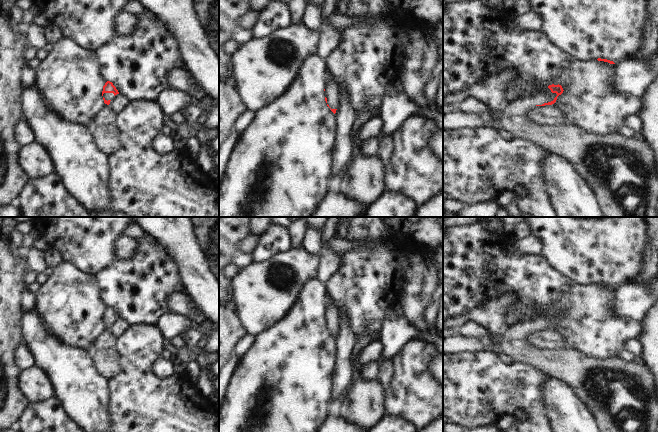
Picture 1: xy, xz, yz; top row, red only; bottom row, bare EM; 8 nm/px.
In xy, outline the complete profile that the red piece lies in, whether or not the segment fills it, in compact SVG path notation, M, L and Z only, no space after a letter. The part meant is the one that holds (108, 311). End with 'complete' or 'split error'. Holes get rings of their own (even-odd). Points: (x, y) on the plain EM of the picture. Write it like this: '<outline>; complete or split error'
M107 305L103 310L103 315L102 315L104 327L109 329L111 323L117 318L119 318L119 316L116 313L116 311L113 309L113 307L110 305Z; split error

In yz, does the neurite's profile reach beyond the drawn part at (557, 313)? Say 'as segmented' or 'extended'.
extended

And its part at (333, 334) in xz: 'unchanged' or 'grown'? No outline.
grown

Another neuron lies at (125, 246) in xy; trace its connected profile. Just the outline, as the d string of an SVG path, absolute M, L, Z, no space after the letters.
M121 234L115 240L116 257L121 259L130 258L137 248L137 239Z

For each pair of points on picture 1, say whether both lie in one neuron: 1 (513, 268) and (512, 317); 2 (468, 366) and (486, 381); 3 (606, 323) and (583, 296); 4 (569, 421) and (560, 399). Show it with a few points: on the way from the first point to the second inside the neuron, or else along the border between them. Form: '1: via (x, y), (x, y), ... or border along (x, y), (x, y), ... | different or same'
1: via (521, 280), (521, 305) | same
2: via (472, 370), (482, 380) | same
3: via (599, 316), (586, 303) | same
4: via (569, 416), (562, 404) | same

